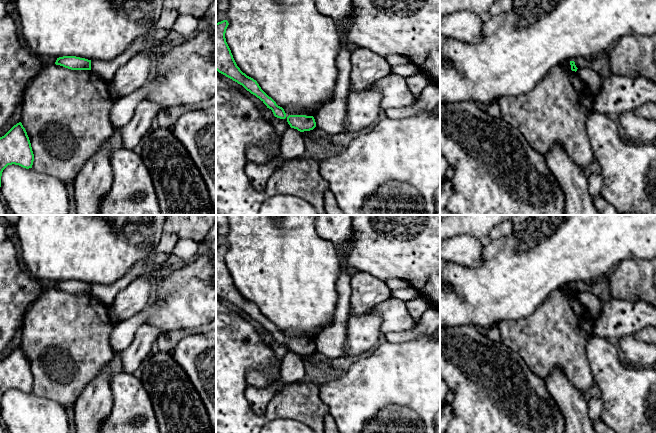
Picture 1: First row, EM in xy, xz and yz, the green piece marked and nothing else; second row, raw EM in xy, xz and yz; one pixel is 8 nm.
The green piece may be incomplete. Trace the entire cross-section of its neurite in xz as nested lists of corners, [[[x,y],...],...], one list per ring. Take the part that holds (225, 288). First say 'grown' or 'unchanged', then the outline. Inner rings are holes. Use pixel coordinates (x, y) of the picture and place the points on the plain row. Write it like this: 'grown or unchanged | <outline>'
unchanged | [[[227,244],[216,247],[216,294],[242,309],[247,315],[259,322],[267,332],[272,334],[275,341],[285,343],[286,337],[284,333],[278,330],[276,326],[261,313],[256,304],[247,300],[237,290],[225,262],[228,249]]]

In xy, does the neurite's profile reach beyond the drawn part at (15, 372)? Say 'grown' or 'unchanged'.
unchanged

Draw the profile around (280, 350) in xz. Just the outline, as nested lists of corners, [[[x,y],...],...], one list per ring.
[[[288,329],[285,330],[283,333],[286,337],[286,342],[285,343],[280,343],[277,341],[274,341],[272,344],[269,346],[271,347],[272,351],[275,354],[275,357],[277,359],[276,365],[280,369],[280,365],[282,362],[283,357],[291,352],[290,349],[287,346],[287,341],[289,339],[306,339],[306,340],[314,340],[314,338],[321,332],[321,329],[316,329],[311,332],[305,332],[302,330],[297,330],[297,329]]]

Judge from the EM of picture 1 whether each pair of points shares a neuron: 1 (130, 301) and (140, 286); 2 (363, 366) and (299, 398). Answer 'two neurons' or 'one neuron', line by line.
1: one neuron
2: two neurons

